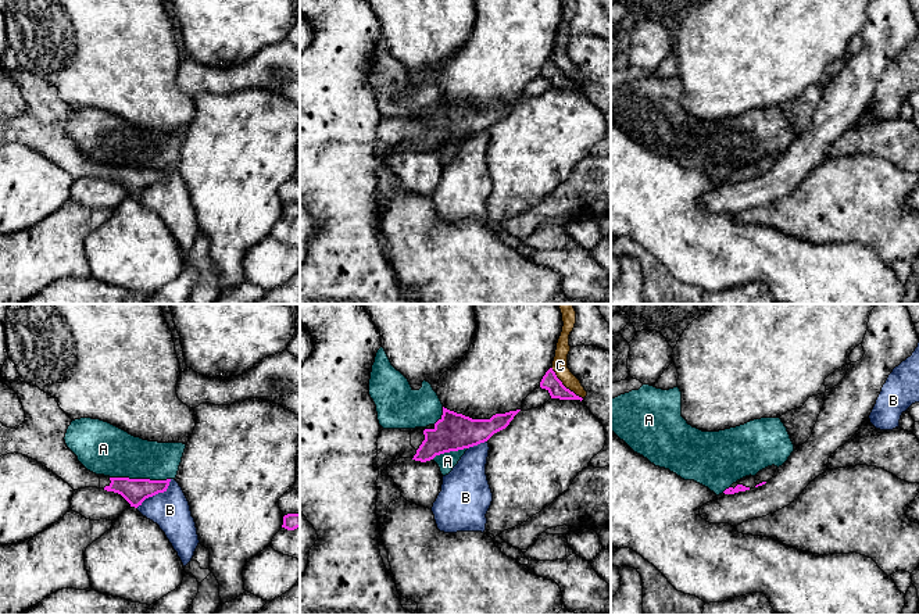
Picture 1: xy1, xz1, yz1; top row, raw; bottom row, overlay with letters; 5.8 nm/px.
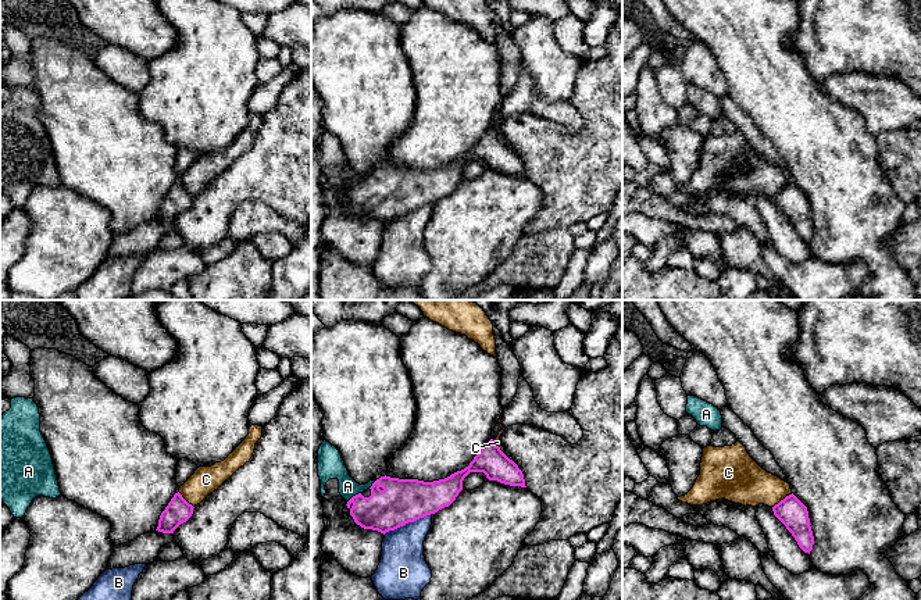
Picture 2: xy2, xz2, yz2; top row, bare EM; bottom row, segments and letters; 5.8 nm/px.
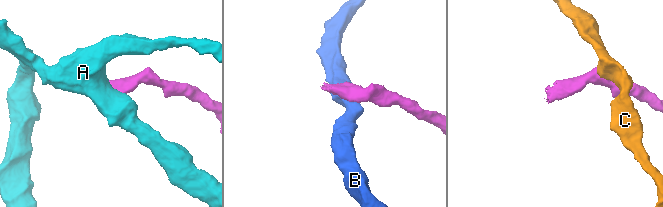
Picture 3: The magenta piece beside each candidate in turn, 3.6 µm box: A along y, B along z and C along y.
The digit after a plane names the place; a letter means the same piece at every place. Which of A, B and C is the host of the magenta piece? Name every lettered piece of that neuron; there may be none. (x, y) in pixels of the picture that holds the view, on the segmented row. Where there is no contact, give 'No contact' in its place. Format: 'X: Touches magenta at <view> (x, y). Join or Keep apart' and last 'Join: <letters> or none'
A: Touches magenta at xy1 (140, 479). Keep apart
B: Touches magenta at xz2 (407, 522). Keep apart
C: Touches magenta at xz1 (562, 385). Keep apart
Join: none

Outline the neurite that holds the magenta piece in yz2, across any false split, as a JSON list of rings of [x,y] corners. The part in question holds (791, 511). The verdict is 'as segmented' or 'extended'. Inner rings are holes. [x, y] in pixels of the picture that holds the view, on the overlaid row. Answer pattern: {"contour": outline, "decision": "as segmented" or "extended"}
{"contour": [[[792,493],[775,504],[772,511],[792,533],[799,547],[810,554],[814,544],[814,536],[810,526],[807,507]]], "decision": "as segmented"}

